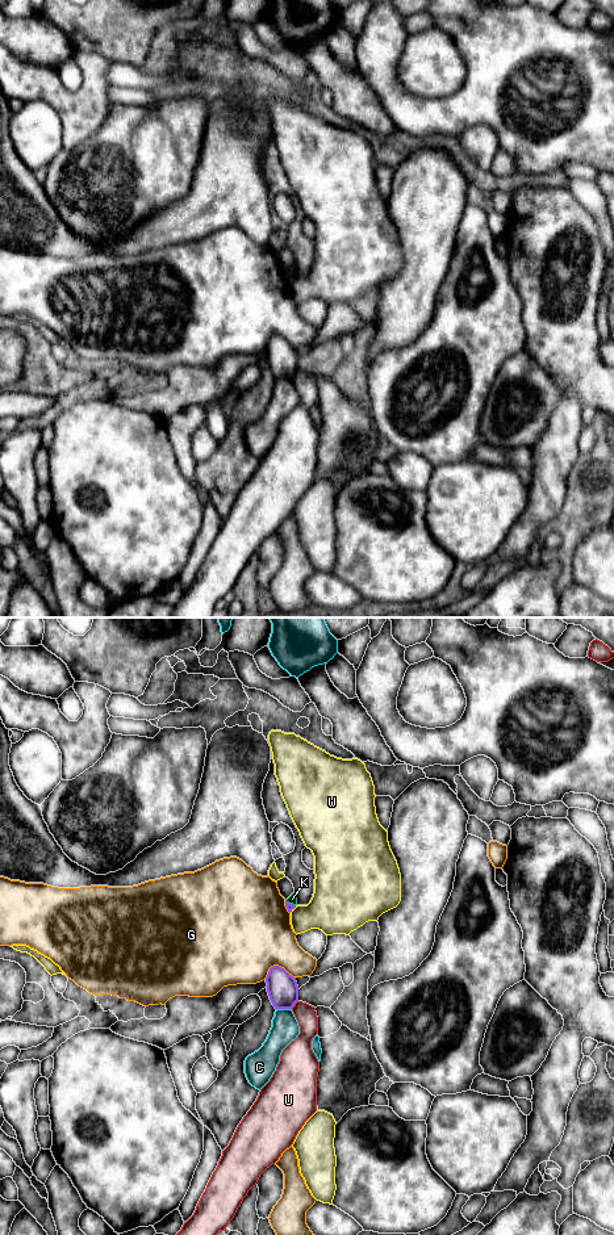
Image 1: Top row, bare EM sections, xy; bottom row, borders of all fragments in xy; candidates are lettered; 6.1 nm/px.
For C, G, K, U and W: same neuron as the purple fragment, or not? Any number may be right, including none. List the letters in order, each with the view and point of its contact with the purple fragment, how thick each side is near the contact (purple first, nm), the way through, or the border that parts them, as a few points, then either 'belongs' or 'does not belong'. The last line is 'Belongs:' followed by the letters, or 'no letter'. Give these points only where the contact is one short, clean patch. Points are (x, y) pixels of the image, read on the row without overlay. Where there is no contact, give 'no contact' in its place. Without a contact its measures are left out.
C: meets purple in xy at (284, 377); 190 nm thick on the purple side, 160 nm on the other; does not belong
G: meets purple in xy at (276, 335); 190 nm thick on the purple side, 480 nm on the other; does not belong
K: meets purple in xy at (291, 273); 50 nm thick on the purple side, 60 nm on the other; border along xy (285, 269), (295, 275); does not belong
U: meets purple in xy at (295, 372); 190 nm thick on the purple side, 130 nm on the other; does not belong
W: meets purple in xy at (292, 277); 50 nm thick on the purple side, 300 nm on the other; does not belong
Belongs: no letter

